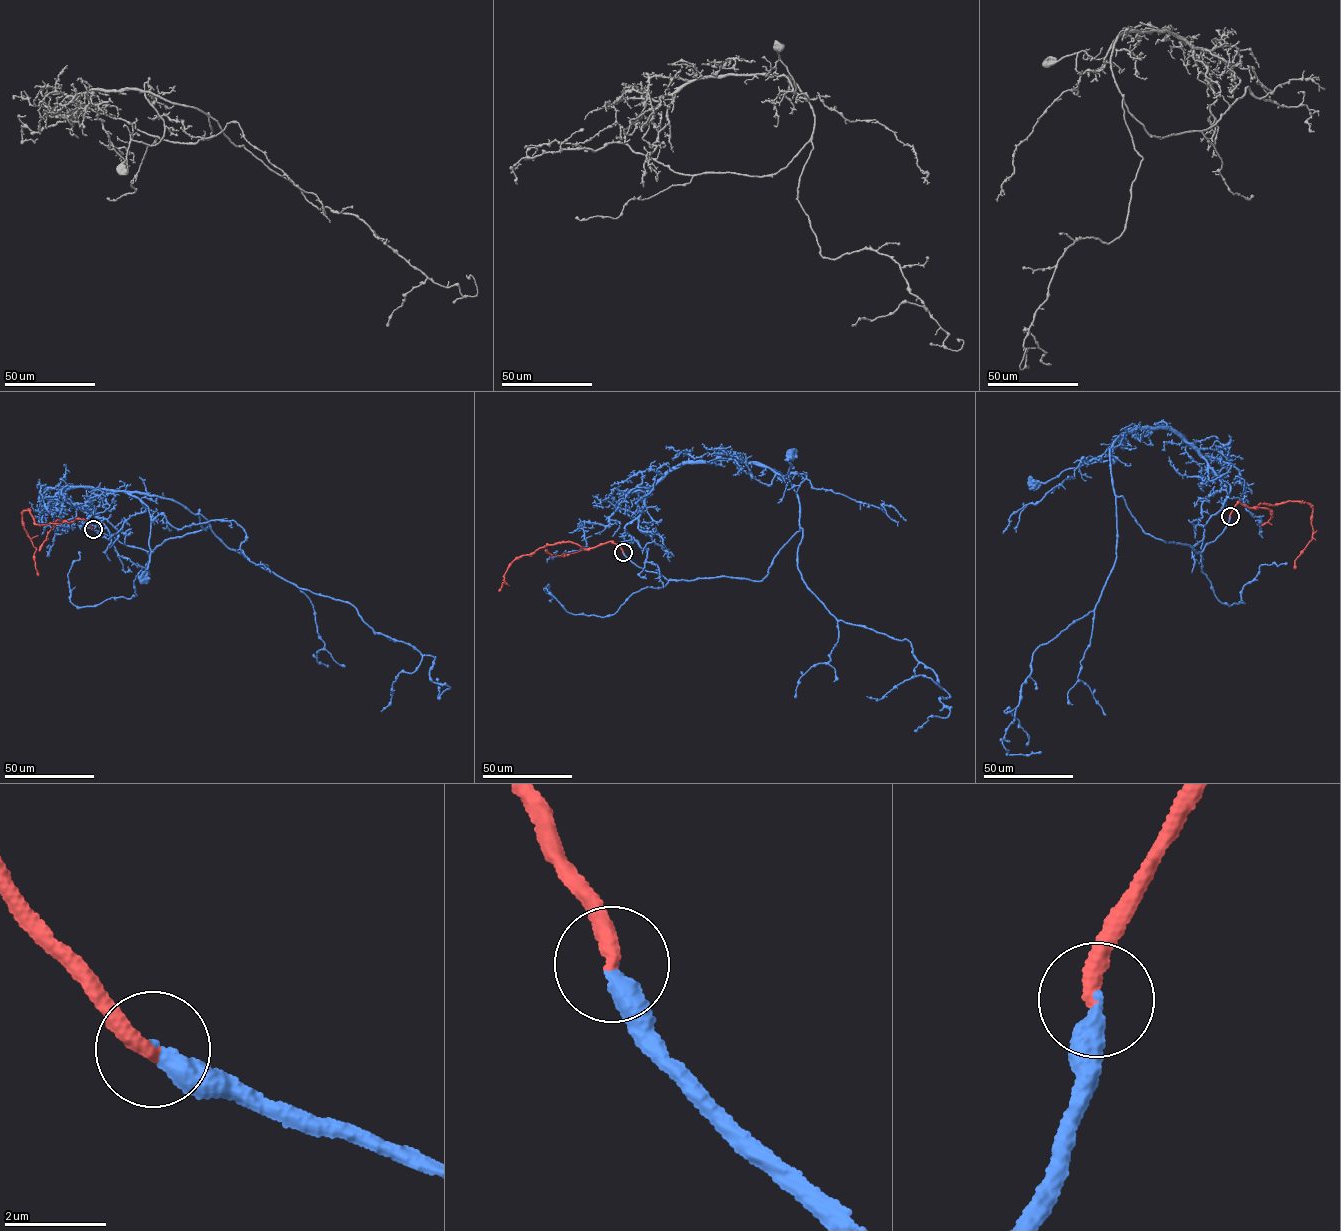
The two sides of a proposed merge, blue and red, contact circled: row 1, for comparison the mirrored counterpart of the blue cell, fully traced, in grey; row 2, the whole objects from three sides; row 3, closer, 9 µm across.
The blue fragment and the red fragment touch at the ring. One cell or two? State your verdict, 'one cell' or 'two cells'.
one cell

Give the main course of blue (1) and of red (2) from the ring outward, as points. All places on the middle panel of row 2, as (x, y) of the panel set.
1: (623, 552), (671, 580), (761, 581), (800, 530), (791, 484), (763, 465), (786, 475), (789, 456)
2: (623, 552), (611, 542), (584, 548), (570, 541), (548, 544), (509, 565), (503, 576), (506, 584), (499, 590)

